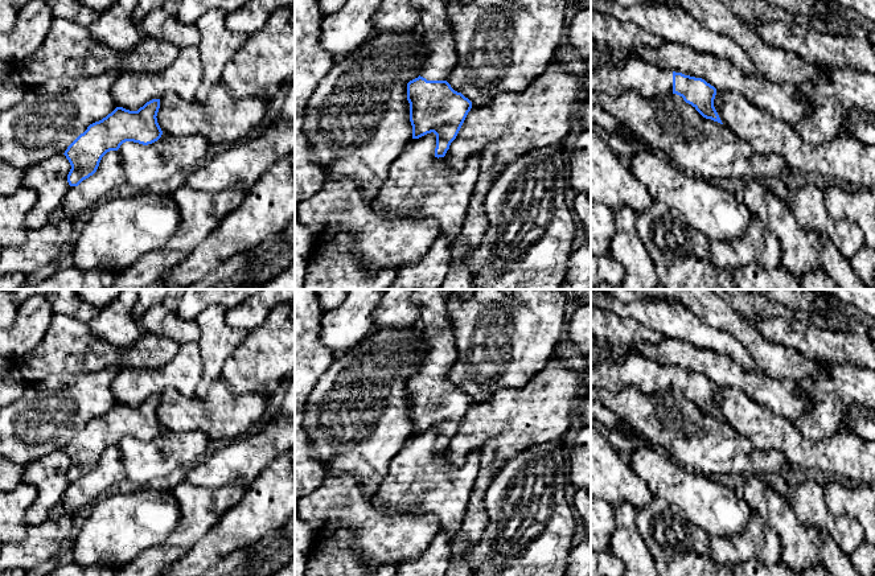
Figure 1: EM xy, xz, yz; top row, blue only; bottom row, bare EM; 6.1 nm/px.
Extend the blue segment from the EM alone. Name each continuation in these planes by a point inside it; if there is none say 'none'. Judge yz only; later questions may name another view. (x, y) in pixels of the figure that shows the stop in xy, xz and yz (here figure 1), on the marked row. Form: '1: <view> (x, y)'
1: yz (613, 79)

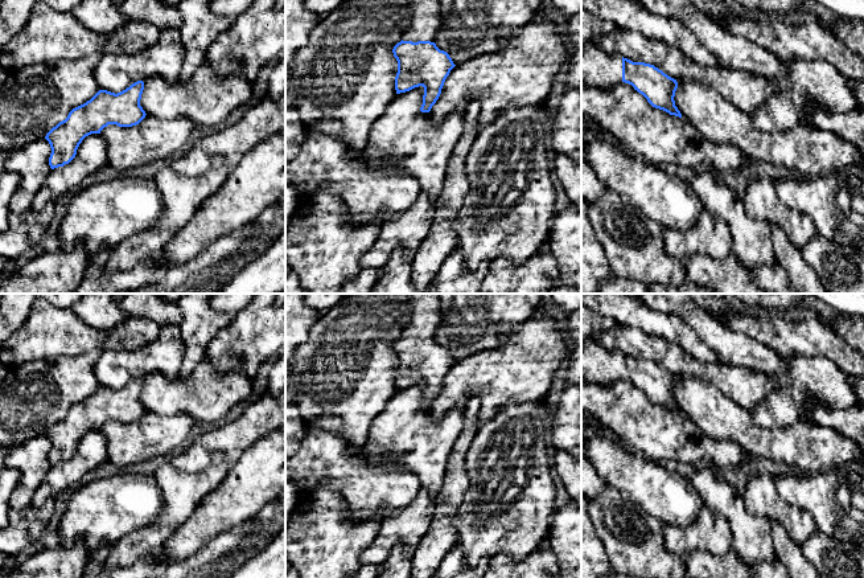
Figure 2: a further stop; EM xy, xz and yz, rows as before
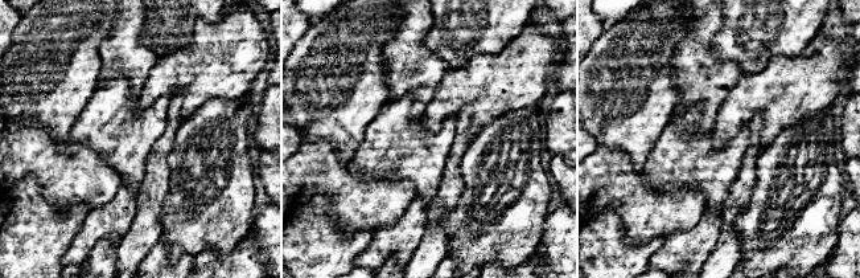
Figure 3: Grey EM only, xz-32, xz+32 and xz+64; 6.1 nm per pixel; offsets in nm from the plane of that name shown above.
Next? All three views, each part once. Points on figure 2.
1: xz (426, 23)

